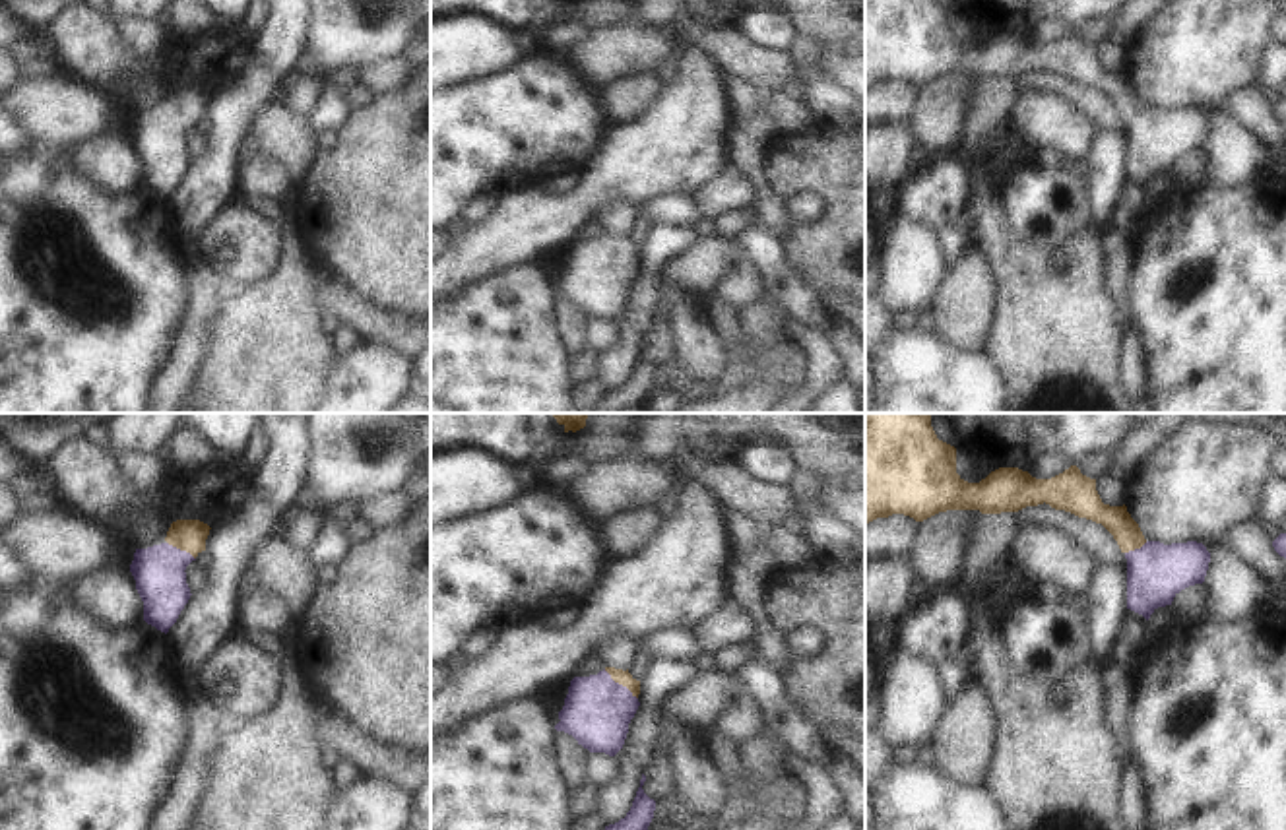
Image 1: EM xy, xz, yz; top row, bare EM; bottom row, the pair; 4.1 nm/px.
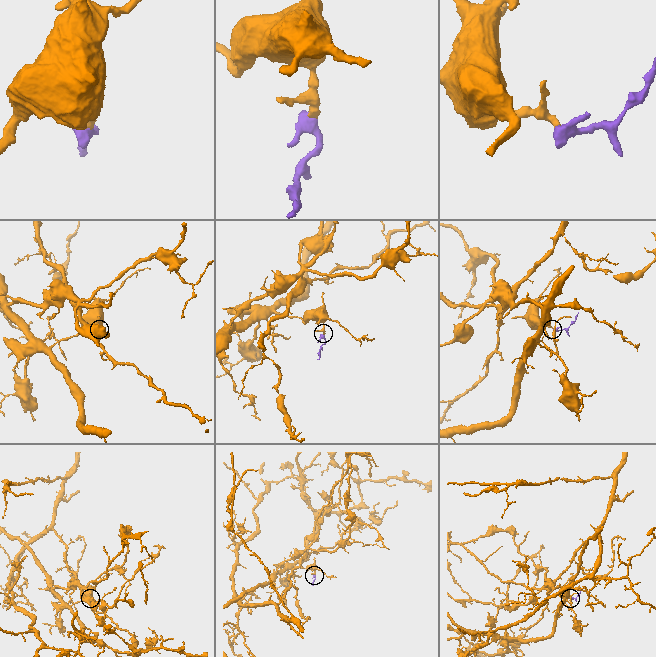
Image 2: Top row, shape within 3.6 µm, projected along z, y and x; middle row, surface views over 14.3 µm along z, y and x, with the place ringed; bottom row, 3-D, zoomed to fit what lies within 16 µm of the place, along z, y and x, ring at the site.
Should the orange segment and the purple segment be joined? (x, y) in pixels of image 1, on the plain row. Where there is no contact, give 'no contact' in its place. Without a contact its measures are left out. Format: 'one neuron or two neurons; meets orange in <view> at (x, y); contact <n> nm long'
one neuron; meets orange in xz at (621, 249); contact 190 nm long

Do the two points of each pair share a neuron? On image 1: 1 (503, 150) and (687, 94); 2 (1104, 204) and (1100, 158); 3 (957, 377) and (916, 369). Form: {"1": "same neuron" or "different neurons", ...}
{"1": "different neurons", "2": "same neuron", "3": "same neuron"}

